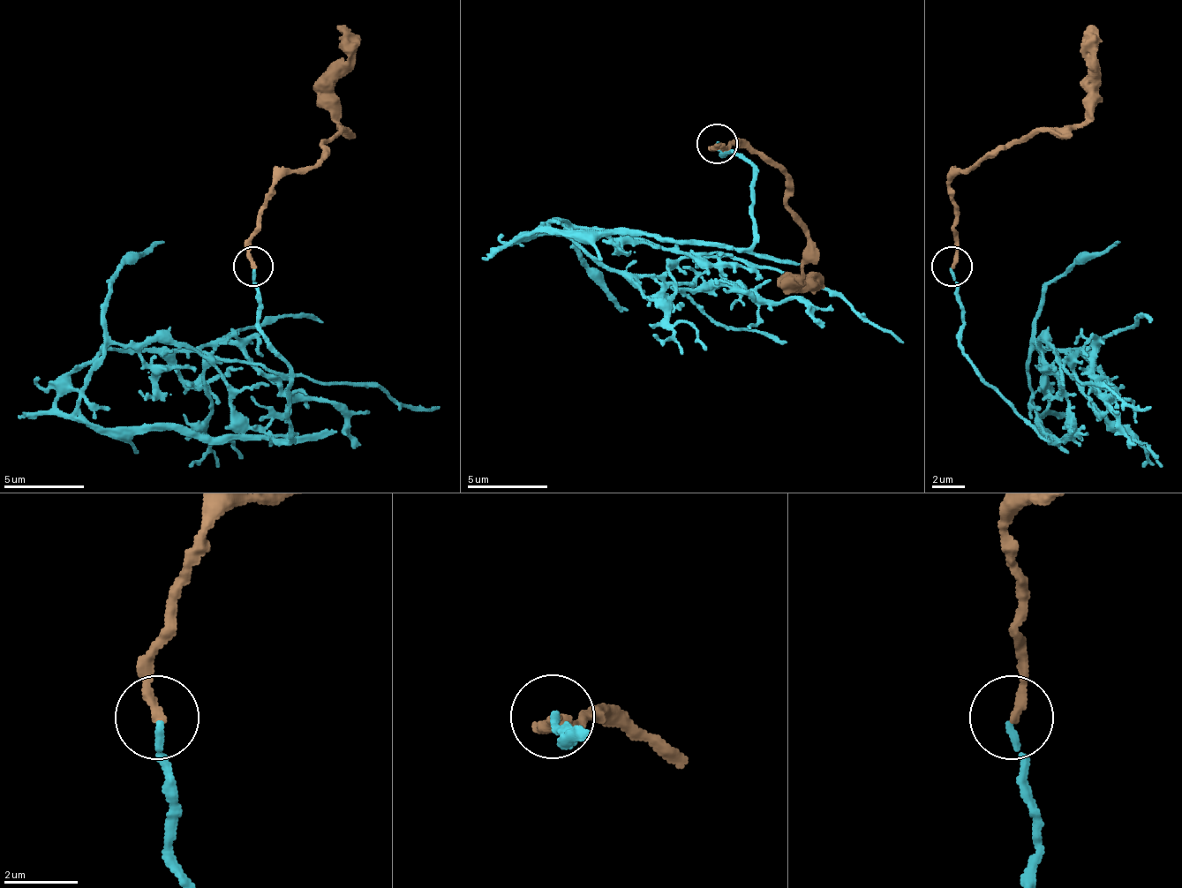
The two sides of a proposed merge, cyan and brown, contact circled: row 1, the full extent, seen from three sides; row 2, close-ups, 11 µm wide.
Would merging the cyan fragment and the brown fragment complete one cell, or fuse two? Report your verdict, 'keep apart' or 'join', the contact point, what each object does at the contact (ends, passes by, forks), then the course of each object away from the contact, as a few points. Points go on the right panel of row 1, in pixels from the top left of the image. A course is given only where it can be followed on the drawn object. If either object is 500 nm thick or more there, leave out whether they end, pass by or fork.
join; at (952, 266); cyan ends there; brown ends there; cyan runs (952, 267), (960, 351), (1053, 443), (1029, 407), (1037, 343), (1081, 383), (1149, 407); brown runs (952, 267), (957, 235), (952, 178), (1025, 142), (1045, 126), (1081, 123), (1089, 34), (1097, 26)

